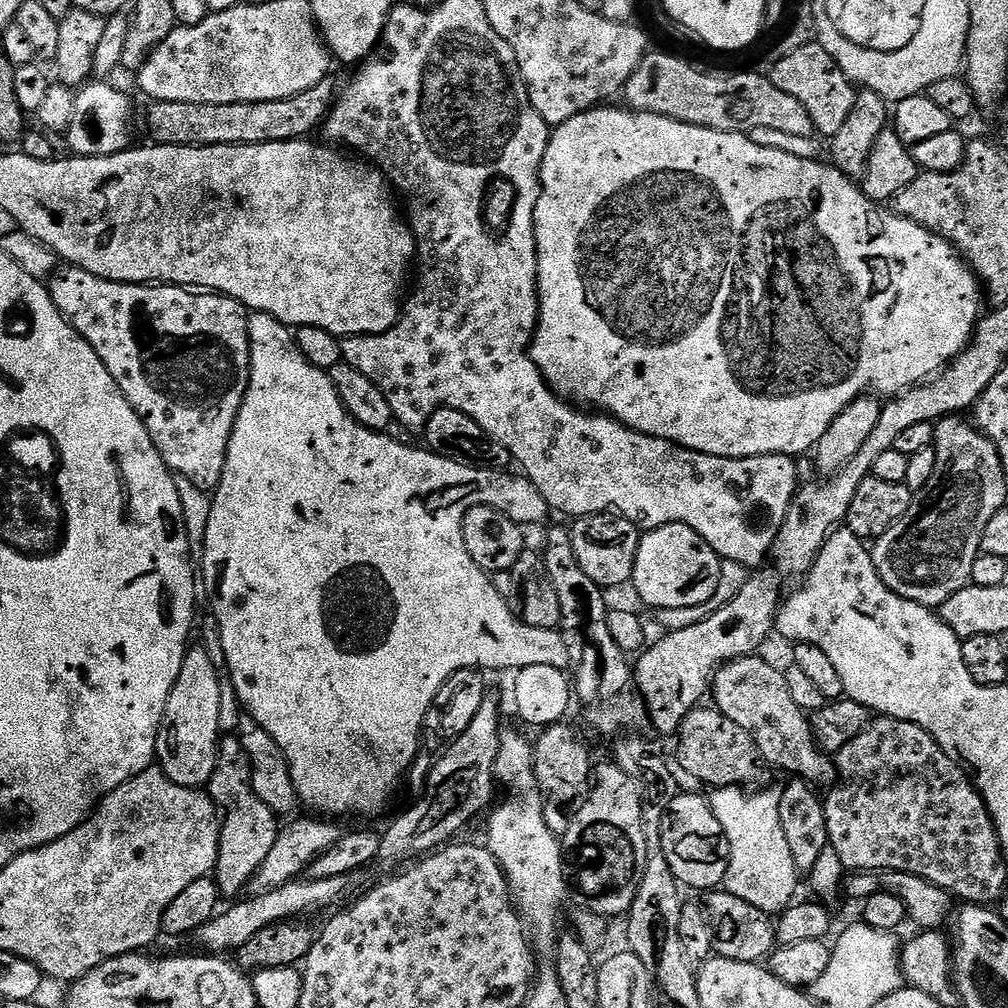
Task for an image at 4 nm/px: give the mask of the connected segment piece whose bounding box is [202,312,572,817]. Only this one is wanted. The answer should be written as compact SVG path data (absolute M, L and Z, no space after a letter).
M252 312L248 318L248 341L250 342L250 378L248 379L248 389L246 390L246 398L242 402L242 406L238 410L238 418L234 422L234 430L232 437L228 443L228 453L226 454L226 466L222 470L222 478L220 485L216 488L212 496L212 509L210 510L210 526L206 526L206 542L204 543L204 558L202 567L204 567L204 576L202 572L202 584L208 587L208 596L212 599L212 612L216 615L216 624L220 627L220 648L224 651L224 660L228 663L226 668L227 675L231 677L234 690L240 700L240 707L245 713L248 712L253 716L255 727L266 730L266 734L270 734L270 738L274 738L274 742L278 742L278 746L282 750L282 754L286 758L286 762L290 766L290 778L294 778L294 790L298 790L298 798L301 805L306 809L313 808L316 814L331 814L333 817L344 816L347 812L361 812L364 816L376 816L388 804L388 799L392 796L392 791L396 788L396 783L400 780L400 775L407 773L411 769L412 763L415 762L420 748L420 732L424 728L424 719L428 716L430 706L434 702L434 698L438 694L438 690L447 680L458 670L463 668L474 668L477 670L489 670L488 668L523 668L514 682L514 702L519 716L530 726L538 726L537 728L545 728L551 724L559 723L565 719L565 714L572 703L572 684L564 676L562 669L571 667L572 658L566 654L567 637L561 631L553 631L551 634L540 634L536 640L536 664L532 664L532 636L534 629L526 626L521 622L519 615L514 611L513 605L495 589L492 585L492 577L489 573L484 572L474 562L474 558L470 558L470 554L464 545L462 538L462 522L464 515L474 506L489 503L488 496L516 496L516 508L520 512L529 512L532 516L544 520L550 515L550 509L546 498L542 498L542 494L535 488L528 477L523 474L515 474L505 470L495 472L494 470L486 470L485 468L475 468L474 466L462 466L458 462L454 462L450 458L442 458L438 454L425 450L423 447L411 448L408 444L399 444L396 440L391 440L391 435L383 432L375 432L366 426L362 426L355 418L348 413L346 406L342 406L342 402L338 398L338 392L334 390L334 382L328 377L327 372L320 368L310 366L310 362L306 362L306 358L302 354L302 350L298 350L296 345L296 337L293 329L289 325L284 324L280 320L274 319L270 314L265 312Z

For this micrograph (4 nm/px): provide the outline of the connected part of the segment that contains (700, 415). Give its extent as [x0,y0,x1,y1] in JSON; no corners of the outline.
[532,106,986,458]

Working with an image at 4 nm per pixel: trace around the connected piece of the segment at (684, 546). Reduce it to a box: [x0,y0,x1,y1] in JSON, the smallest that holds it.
[630,524,721,608]

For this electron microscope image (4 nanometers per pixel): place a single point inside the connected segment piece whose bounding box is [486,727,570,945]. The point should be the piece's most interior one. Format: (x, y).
(532, 857)

